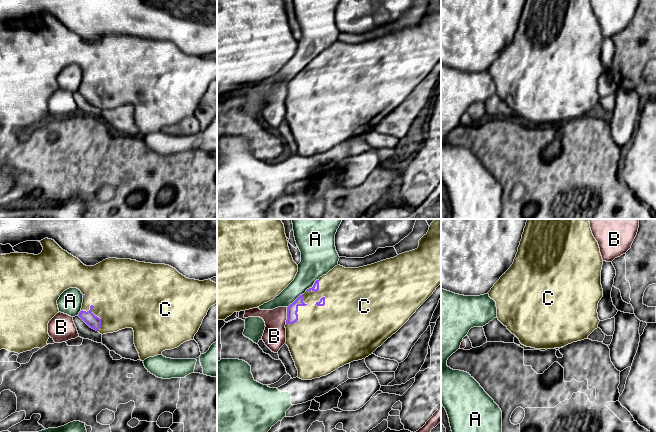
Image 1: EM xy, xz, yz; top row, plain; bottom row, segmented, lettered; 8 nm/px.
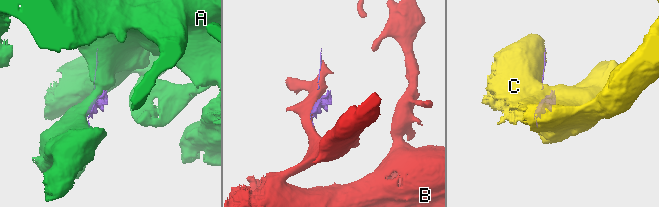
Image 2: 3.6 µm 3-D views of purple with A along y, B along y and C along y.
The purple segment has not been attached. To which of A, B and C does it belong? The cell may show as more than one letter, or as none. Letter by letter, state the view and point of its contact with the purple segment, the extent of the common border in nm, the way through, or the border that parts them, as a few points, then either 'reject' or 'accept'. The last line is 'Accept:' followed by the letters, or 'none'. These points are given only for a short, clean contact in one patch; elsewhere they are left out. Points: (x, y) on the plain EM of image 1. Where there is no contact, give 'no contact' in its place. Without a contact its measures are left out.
A: xz (295, 76) | 170 nm | reject
B: xz (287, 91) | 140 nm | reject
C: xz (297, 86) | 280 nm | accept
Accept: C

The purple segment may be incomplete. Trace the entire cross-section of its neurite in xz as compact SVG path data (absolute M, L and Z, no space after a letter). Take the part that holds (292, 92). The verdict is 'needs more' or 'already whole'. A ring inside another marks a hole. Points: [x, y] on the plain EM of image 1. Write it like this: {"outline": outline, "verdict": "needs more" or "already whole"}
{"outline": "M431 0L426 11L419 16L417 25L397 31L394 34L386 35L371 41L359 44L345 44L337 41L326 51L315 57L312 64L300 71L292 80L287 83L286 96L286 121L298 146L298 154L312 156L326 152L338 144L353 137L365 135L380 123L388 114L395 110L416 88L416 86L433 70L441 60L441 0Z", "verdict": "needs more"}

